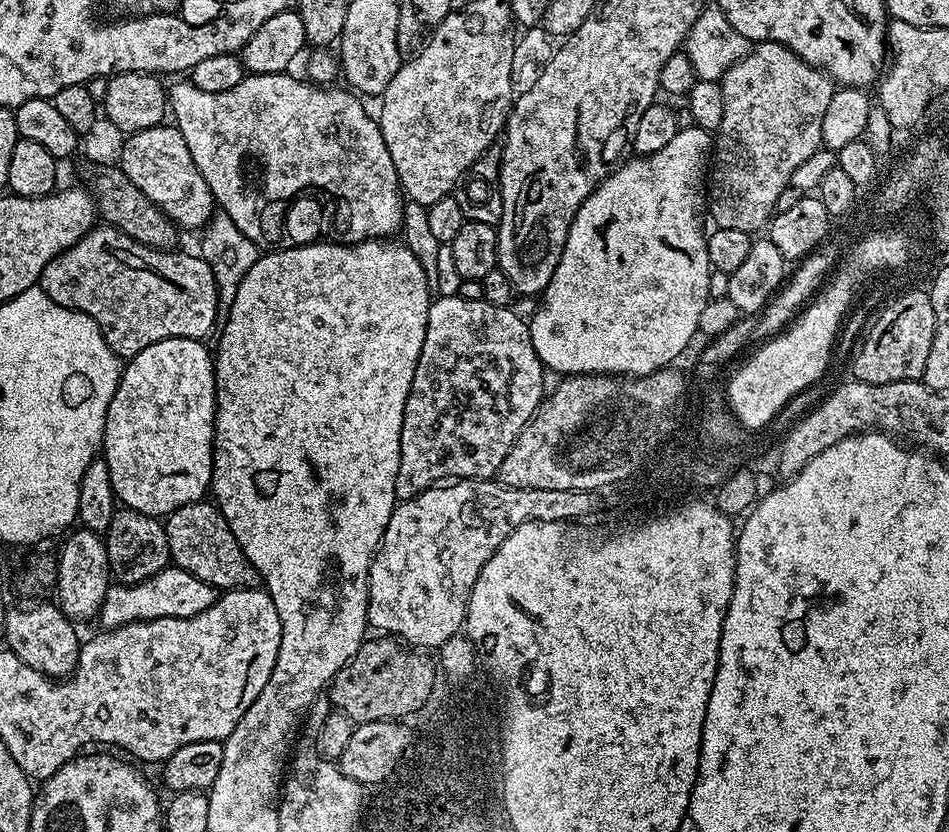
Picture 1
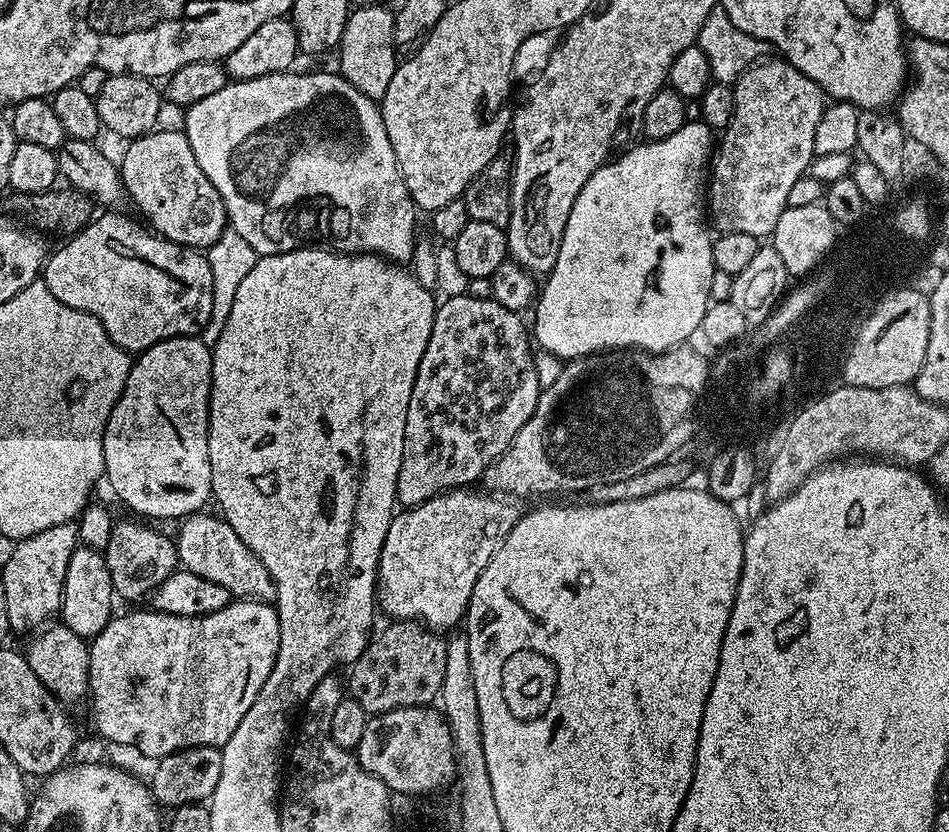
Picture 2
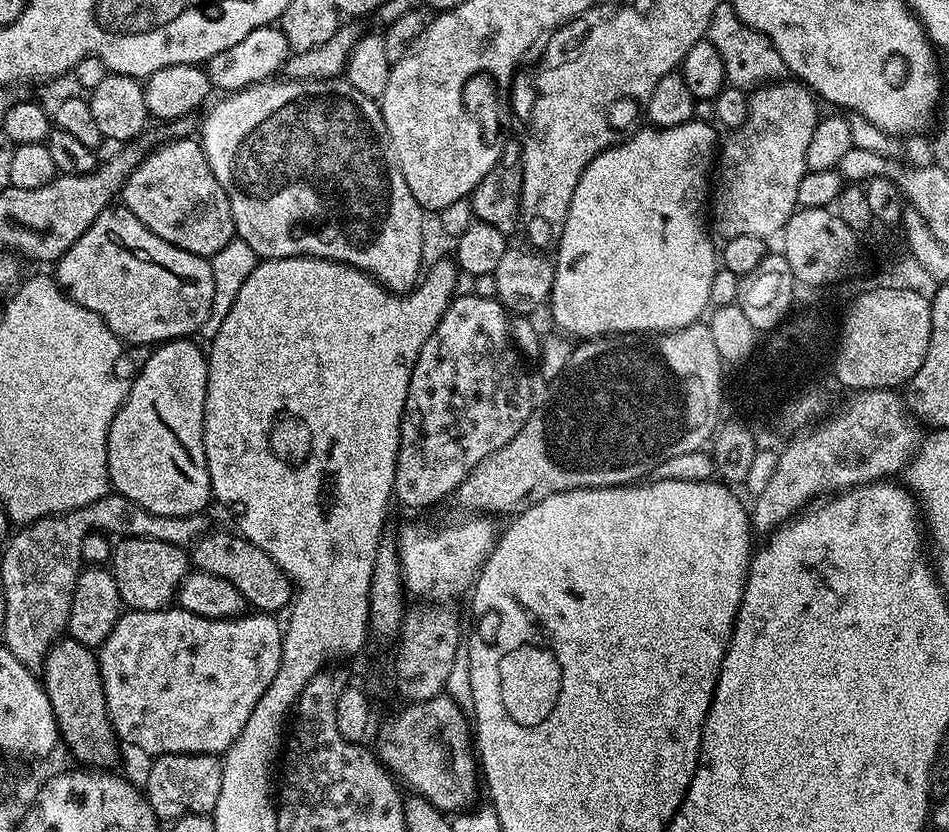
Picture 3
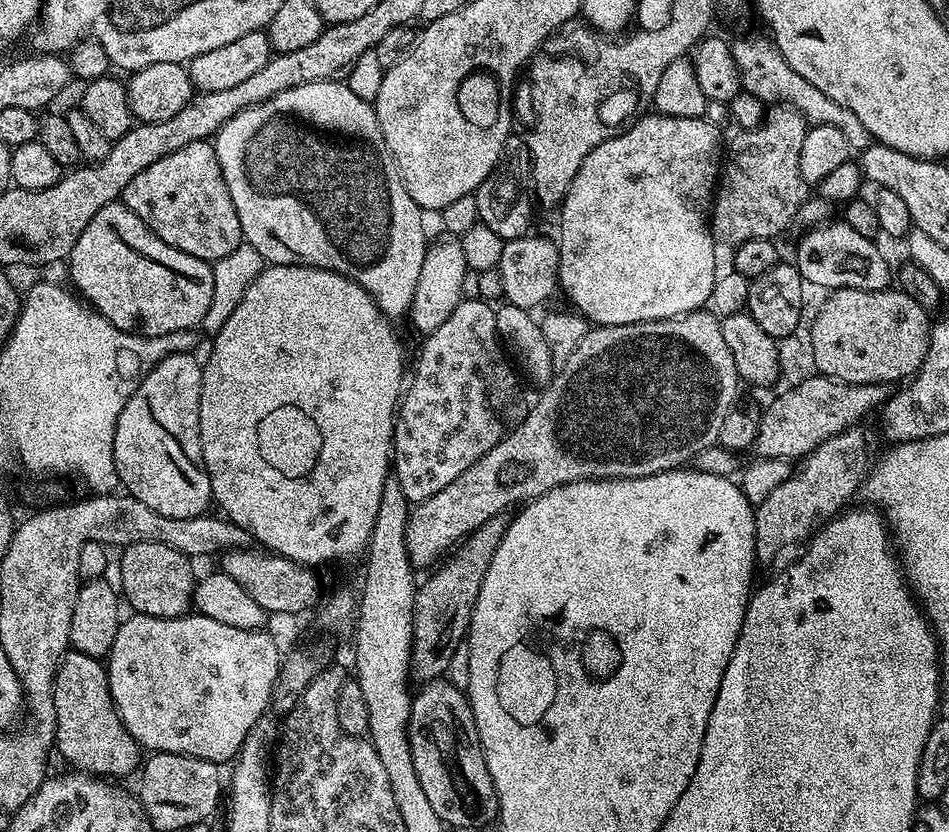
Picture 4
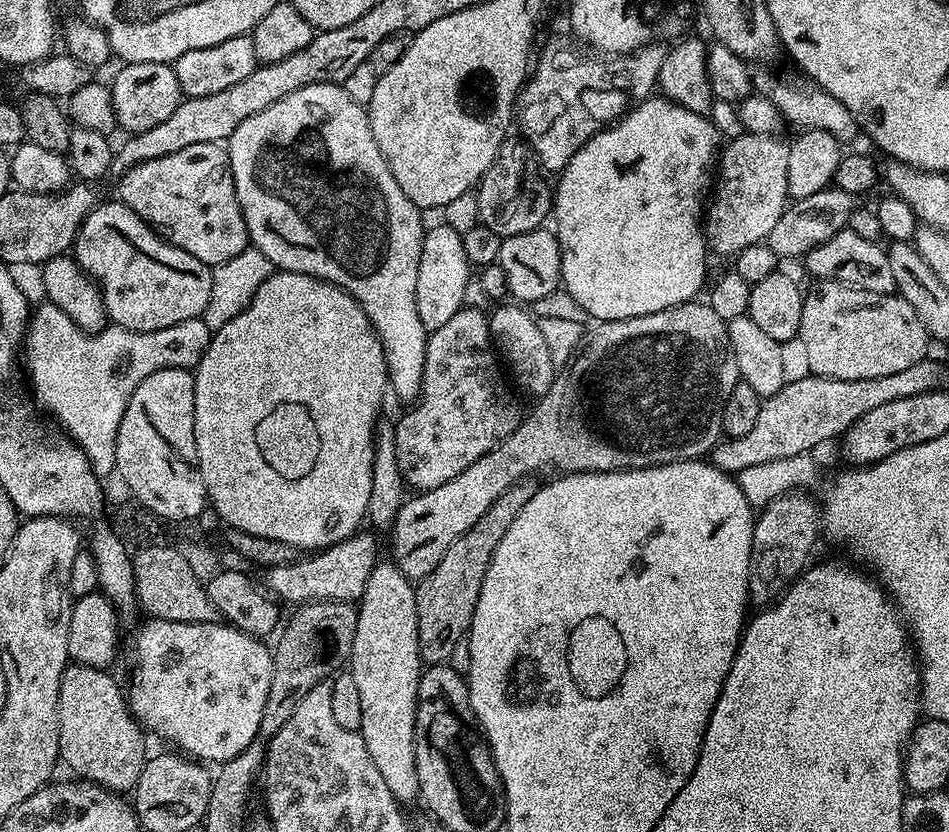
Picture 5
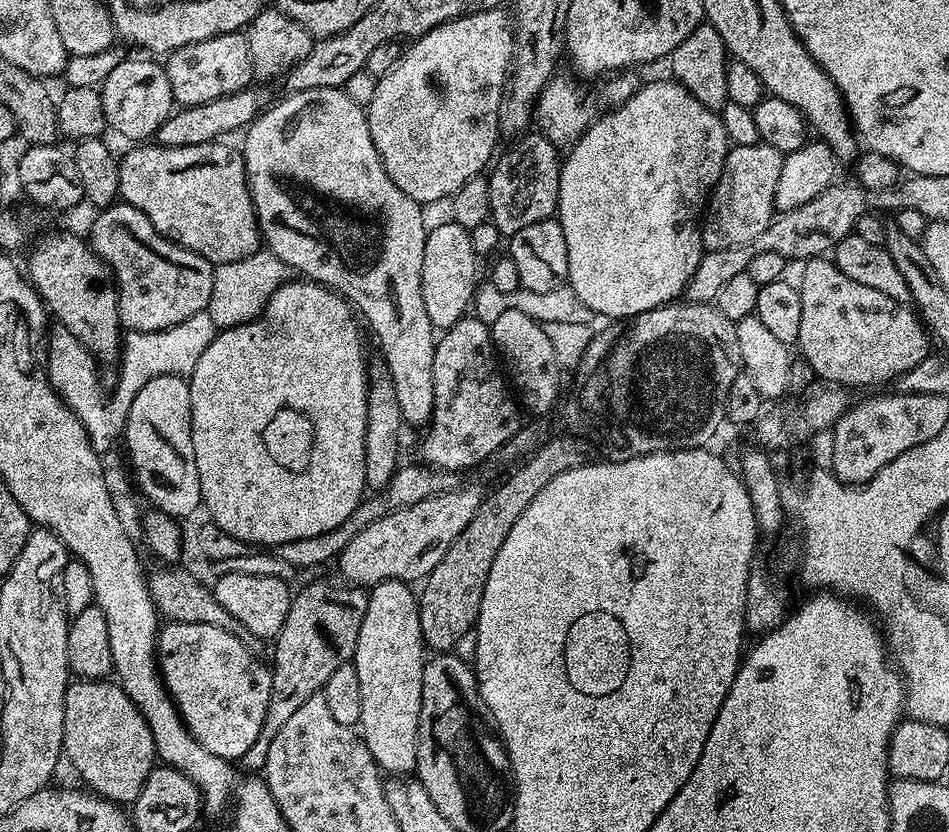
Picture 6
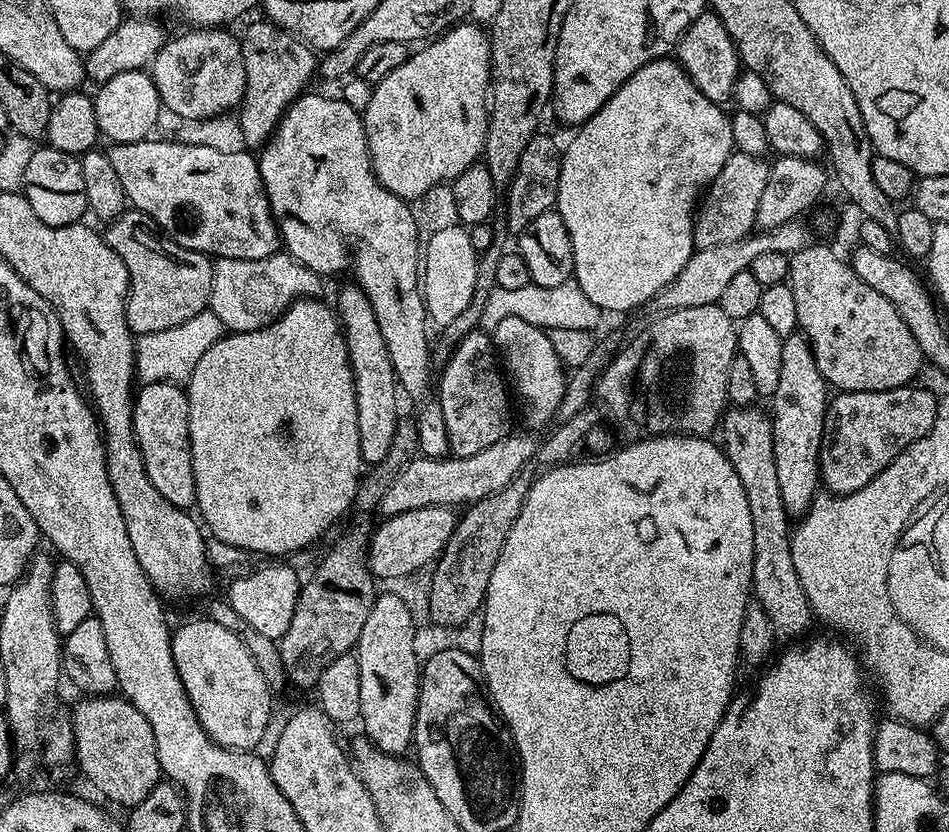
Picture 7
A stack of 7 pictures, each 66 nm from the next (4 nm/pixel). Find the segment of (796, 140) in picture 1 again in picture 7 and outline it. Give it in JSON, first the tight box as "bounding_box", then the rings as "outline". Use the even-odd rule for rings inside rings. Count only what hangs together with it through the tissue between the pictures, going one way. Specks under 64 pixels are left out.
{"bounding_box":[692,151,769,249],"outline":[[[738,151],[725,159],[718,178],[714,178],[703,193],[692,221],[692,242],[697,249],[738,242],[756,228],[758,204],[766,191],[769,167],[767,159]]]}

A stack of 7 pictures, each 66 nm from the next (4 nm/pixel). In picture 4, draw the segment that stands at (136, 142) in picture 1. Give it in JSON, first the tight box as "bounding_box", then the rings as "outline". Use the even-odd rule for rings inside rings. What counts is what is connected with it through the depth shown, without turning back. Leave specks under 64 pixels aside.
{"bounding_box":[122,140,244,262],"outline":[[[206,140],[190,142],[190,146],[182,146],[182,150],[174,150],[174,154],[158,158],[158,162],[142,170],[142,174],[134,174],[130,186],[126,186],[122,202],[127,208],[134,210],[134,214],[138,214],[138,218],[142,218],[142,222],[151,228],[152,233],[162,238],[162,242],[199,260],[215,262],[226,258],[226,254],[233,252],[244,239],[234,202],[230,198],[230,190],[222,178],[215,147]]]}

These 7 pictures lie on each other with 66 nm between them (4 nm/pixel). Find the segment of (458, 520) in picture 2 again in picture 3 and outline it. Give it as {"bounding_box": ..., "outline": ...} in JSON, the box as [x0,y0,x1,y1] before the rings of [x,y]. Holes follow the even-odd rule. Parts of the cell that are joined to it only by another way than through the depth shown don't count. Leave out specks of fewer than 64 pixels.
{"bounding_box":[398,514,498,602],"outline":[[[472,514],[469,520],[460,520],[457,524],[444,524],[441,528],[427,528],[424,524],[408,524],[398,535],[398,547],[400,549],[400,569],[404,575],[404,586],[409,593],[416,596],[424,596],[428,602],[452,602],[455,596],[460,596],[469,591],[475,585],[481,568],[488,561],[488,556],[496,551],[498,528],[491,515]]]}

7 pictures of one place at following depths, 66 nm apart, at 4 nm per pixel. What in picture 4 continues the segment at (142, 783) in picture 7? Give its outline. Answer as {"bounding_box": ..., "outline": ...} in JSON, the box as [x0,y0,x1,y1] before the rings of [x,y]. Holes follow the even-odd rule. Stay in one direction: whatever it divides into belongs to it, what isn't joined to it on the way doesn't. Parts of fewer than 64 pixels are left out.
{"bounding_box":[54,650,142,778],"outline":[[[75,650],[61,656],[54,678],[54,710],[54,748],[60,751],[62,759],[72,763],[69,765],[73,769],[101,778],[120,778],[116,776],[128,776],[141,767],[142,749],[116,713],[108,685],[108,669],[97,657]]]}

